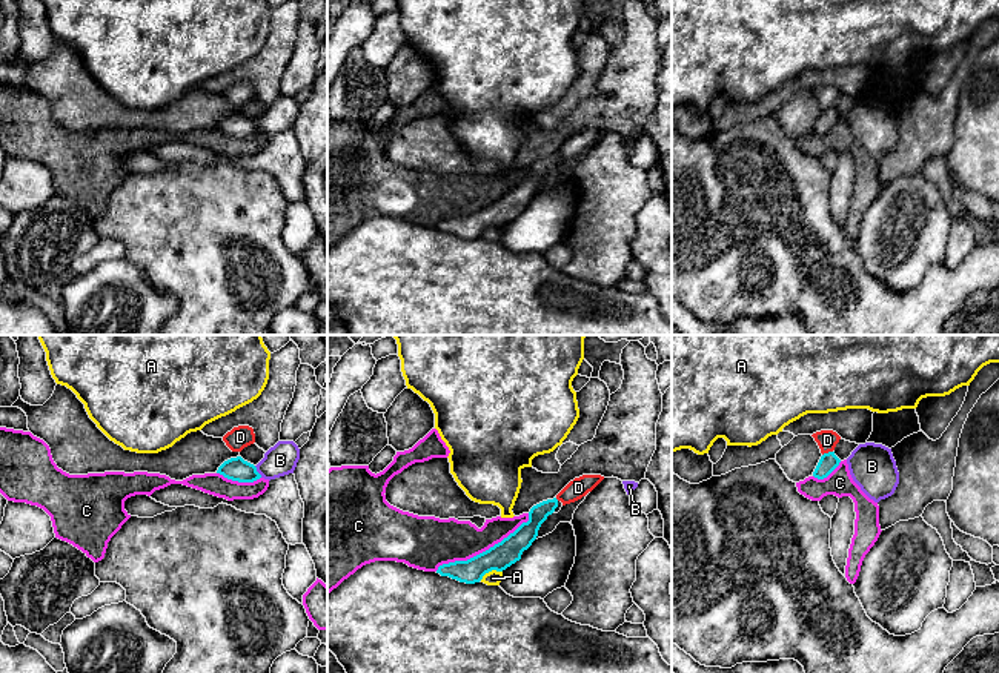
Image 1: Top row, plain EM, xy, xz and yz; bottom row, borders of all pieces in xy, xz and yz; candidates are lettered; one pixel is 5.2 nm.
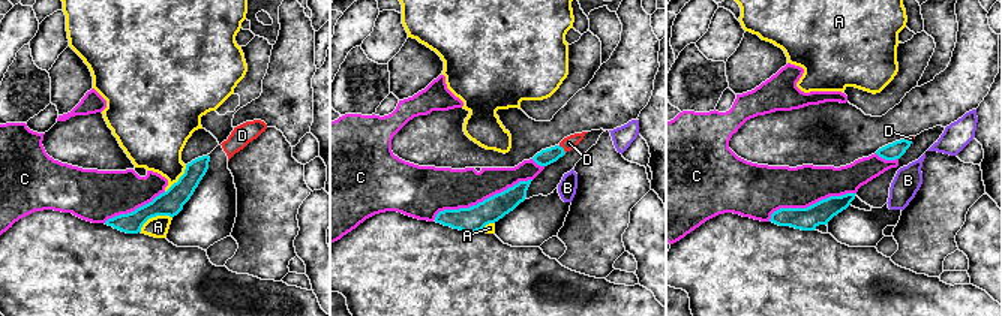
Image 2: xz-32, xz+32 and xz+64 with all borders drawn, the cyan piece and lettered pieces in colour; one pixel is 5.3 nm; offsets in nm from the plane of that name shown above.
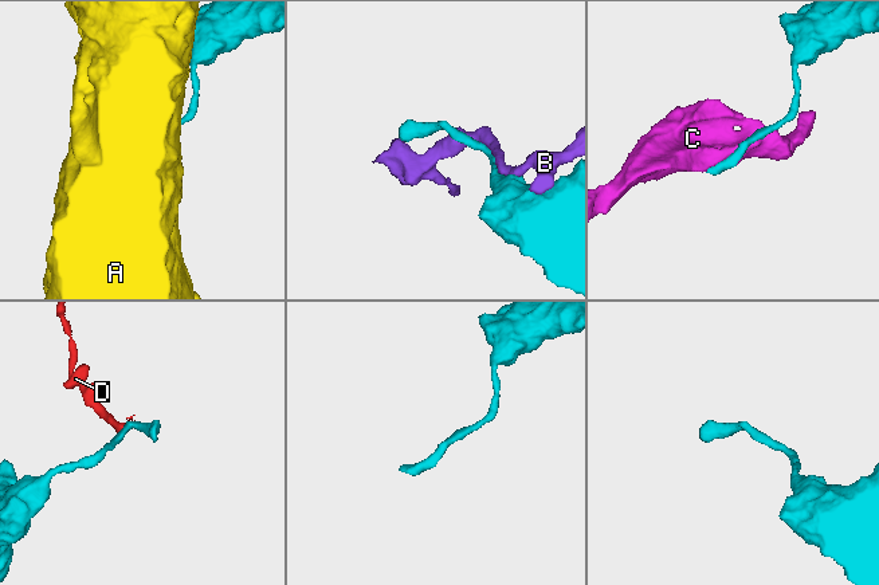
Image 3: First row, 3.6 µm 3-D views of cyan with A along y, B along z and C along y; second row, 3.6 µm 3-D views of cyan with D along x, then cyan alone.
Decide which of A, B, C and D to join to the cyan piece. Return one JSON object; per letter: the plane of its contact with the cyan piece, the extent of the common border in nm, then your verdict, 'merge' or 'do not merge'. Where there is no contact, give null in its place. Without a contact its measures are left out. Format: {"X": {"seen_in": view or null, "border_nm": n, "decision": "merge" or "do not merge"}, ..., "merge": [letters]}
{"A": {"seen_in": "xz", "border_nm": 130, "decision": "do not merge"}, "B": {"seen_in": "xy", "border_nm": 80, "decision": "do not merge"}, "C": {"seen_in": "xz", "border_nm": 600, "decision": "do not merge"}, "D": {"seen_in": "yz", "border_nm": 60, "decision": "do not merge"}, "merge": []}

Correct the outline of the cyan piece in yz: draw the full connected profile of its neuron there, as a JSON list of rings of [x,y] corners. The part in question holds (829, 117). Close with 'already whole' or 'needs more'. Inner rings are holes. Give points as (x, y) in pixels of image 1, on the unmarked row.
[[[835,108],[824,109],[813,128],[813,132],[818,135],[827,134],[838,121],[841,115],[835,111]]]; already whole

